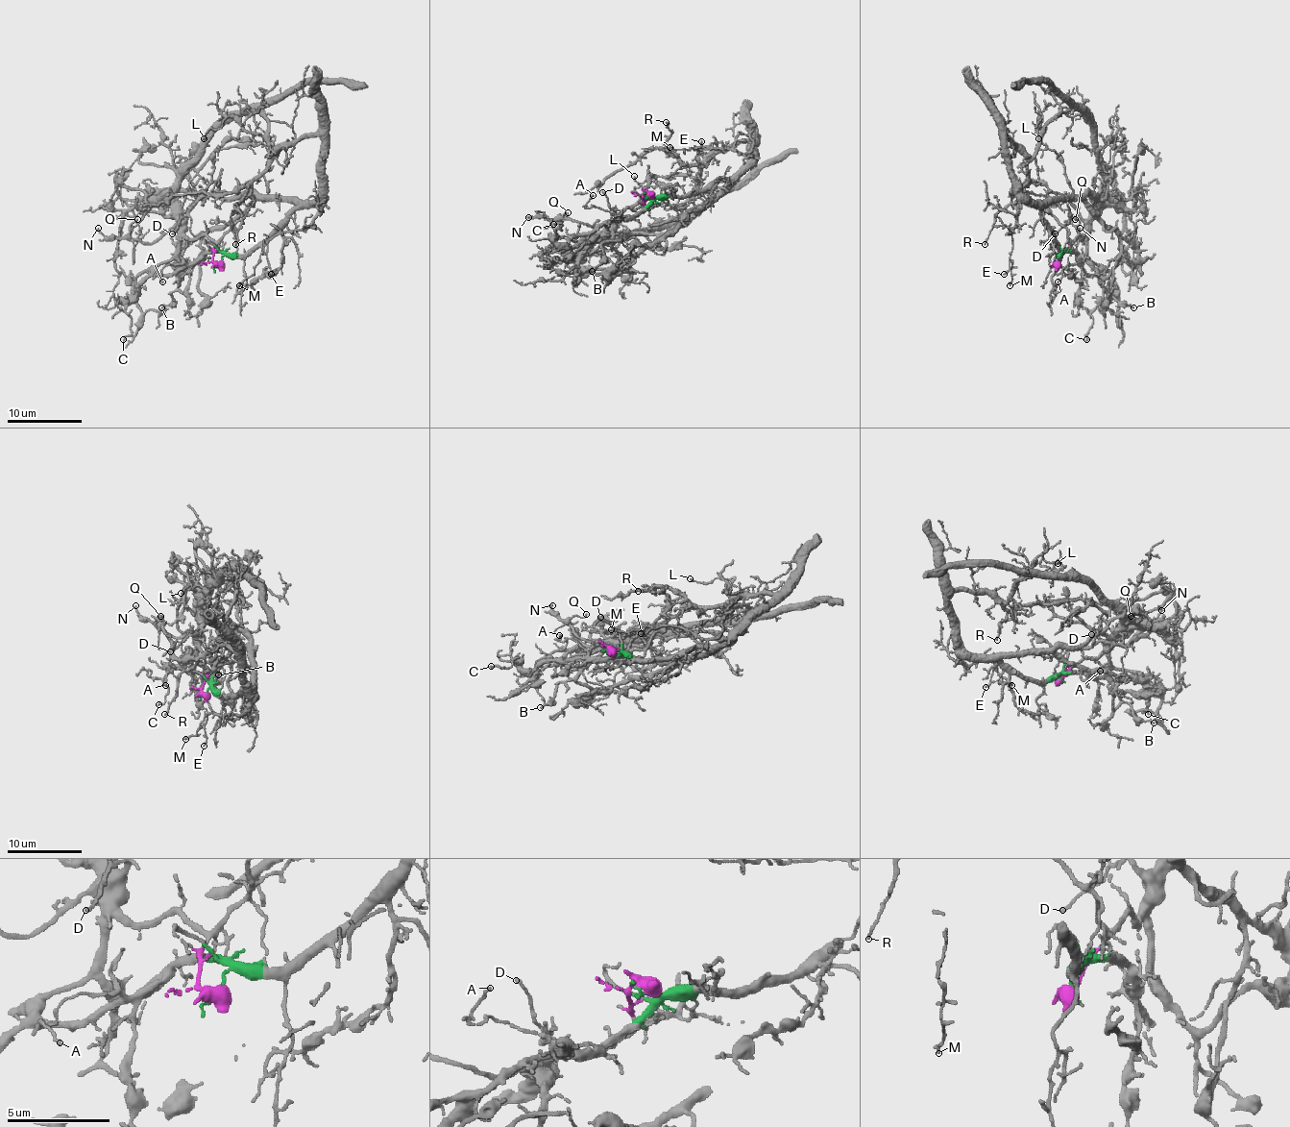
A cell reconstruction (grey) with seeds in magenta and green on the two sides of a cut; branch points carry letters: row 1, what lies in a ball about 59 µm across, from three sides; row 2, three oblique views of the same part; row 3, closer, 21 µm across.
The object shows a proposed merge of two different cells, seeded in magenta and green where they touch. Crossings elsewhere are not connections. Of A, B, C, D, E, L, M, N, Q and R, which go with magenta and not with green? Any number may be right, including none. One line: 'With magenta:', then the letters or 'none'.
With magenta: B, D, N, Q

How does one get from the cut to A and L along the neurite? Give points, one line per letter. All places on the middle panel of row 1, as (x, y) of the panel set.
A: (648, 197), (652, 195), (650, 201), (631, 216), (619, 216), (593, 205), (589, 208), (587, 203), (593, 195)
L: (648, 197), (701, 193), (749, 159), (751, 141), (719, 149), (693, 177), (652, 175), (641, 183), (633, 177)

